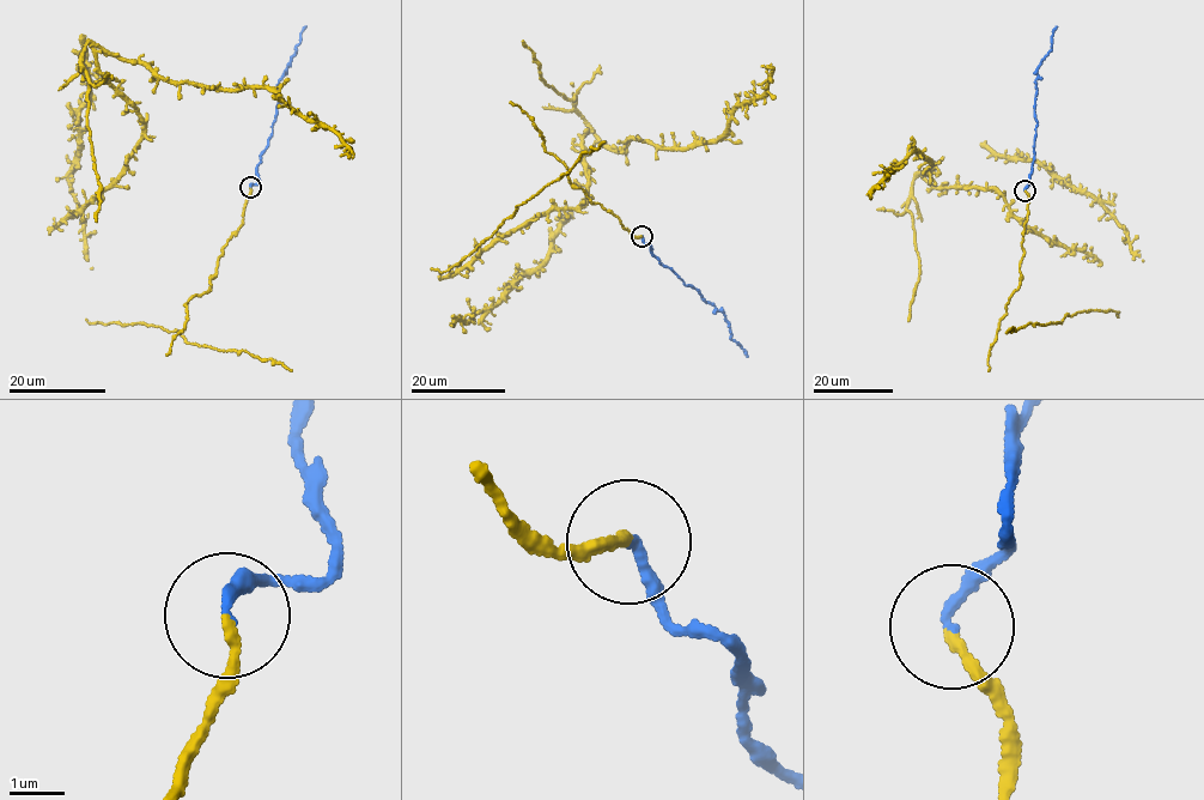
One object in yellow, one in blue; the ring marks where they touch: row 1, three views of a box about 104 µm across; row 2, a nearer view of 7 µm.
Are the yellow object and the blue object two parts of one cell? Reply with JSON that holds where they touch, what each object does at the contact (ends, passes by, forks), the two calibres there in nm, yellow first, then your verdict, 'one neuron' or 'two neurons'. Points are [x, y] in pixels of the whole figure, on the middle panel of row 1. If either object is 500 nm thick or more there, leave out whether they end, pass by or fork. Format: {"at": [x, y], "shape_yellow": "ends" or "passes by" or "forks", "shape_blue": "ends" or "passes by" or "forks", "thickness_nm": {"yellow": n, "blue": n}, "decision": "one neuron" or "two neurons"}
{"at": [642, 236], "shape_yellow": "ends", "shape_blue": "ends", "thickness_nm": {"yellow": 190, "blue": 170}, "decision": "one neuron"}

